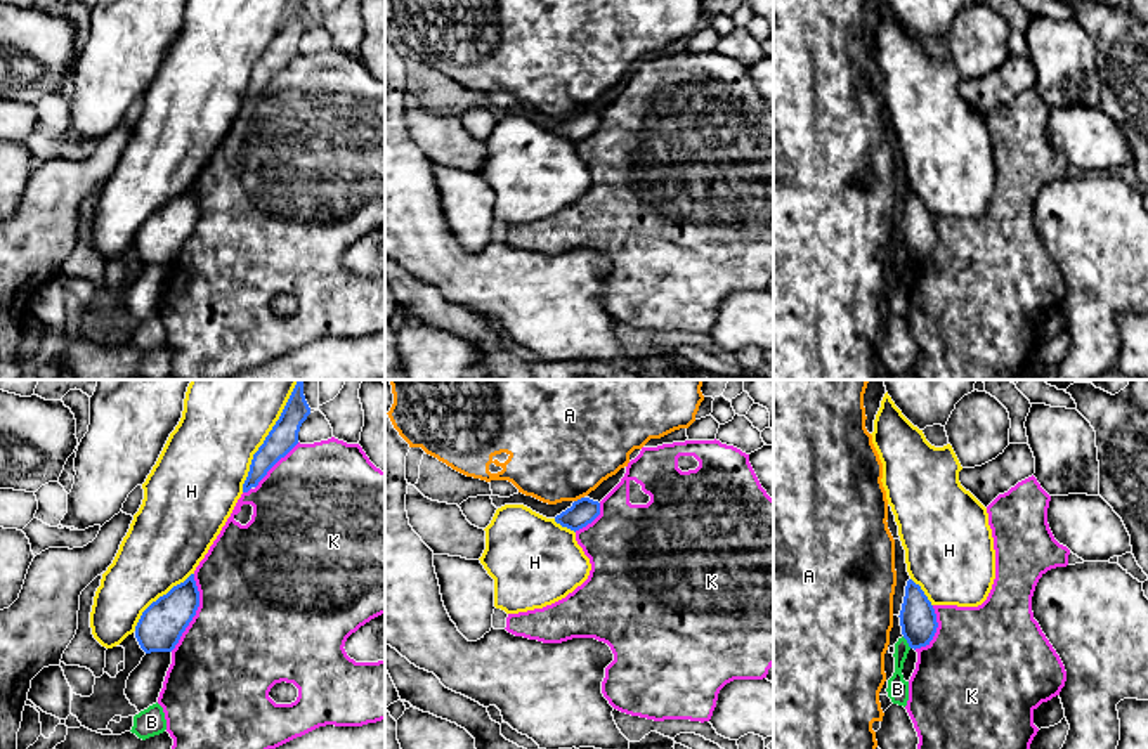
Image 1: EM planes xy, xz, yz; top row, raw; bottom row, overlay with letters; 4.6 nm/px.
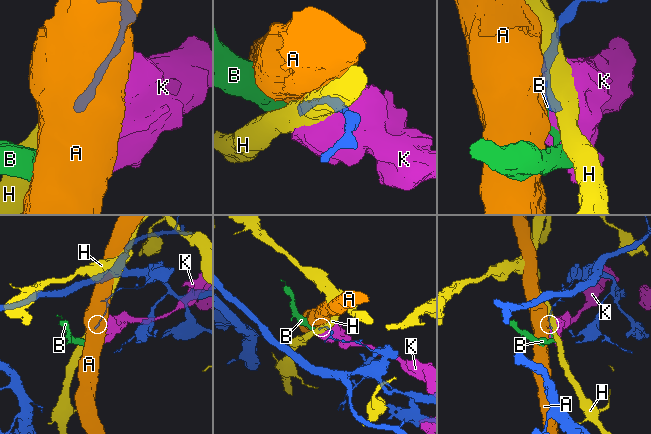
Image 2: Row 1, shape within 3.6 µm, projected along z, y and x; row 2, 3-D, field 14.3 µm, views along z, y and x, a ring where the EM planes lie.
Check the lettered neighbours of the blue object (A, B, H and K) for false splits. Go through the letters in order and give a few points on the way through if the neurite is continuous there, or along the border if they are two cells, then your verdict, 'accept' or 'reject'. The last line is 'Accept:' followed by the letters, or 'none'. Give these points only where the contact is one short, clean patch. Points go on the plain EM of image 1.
A: reject
B: border along yz (902, 248), (911, 259); reject
H: reject
K: reject
Accept: none

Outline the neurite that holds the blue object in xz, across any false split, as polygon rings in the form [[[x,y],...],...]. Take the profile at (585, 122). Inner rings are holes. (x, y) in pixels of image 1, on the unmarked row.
[[[581,109],[571,120],[555,128],[555,134],[571,142],[579,142],[591,135],[600,127],[600,114],[590,109]]]

